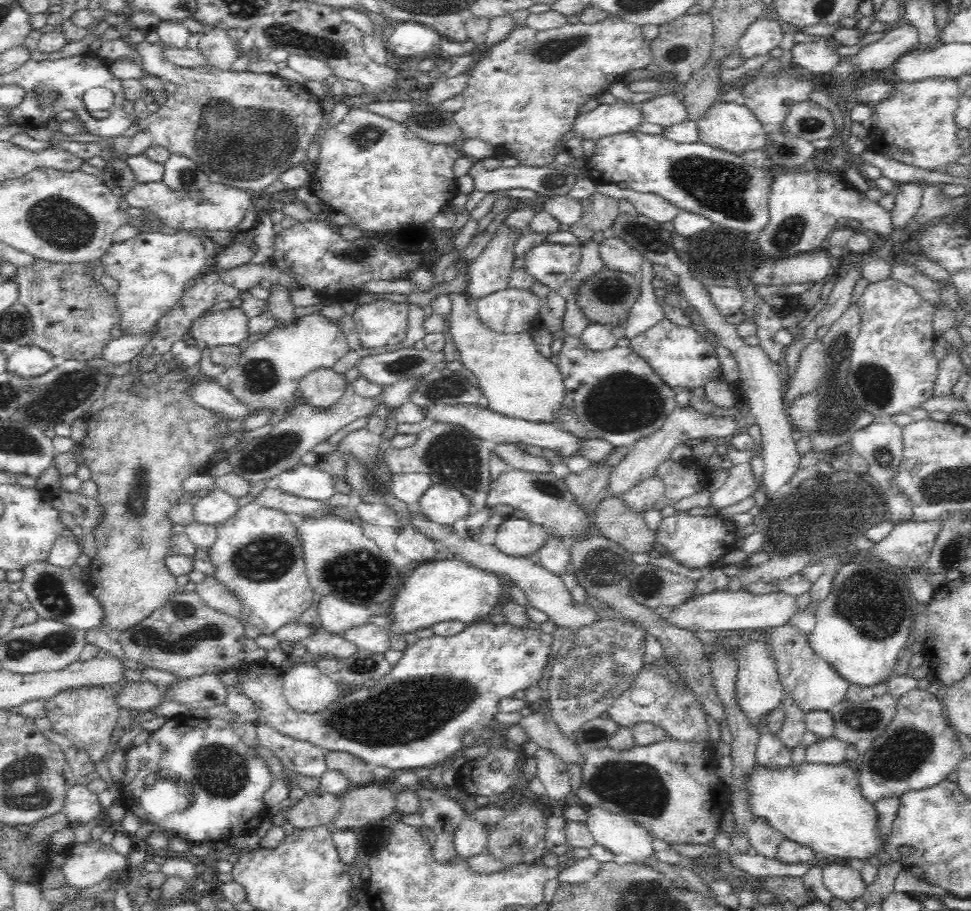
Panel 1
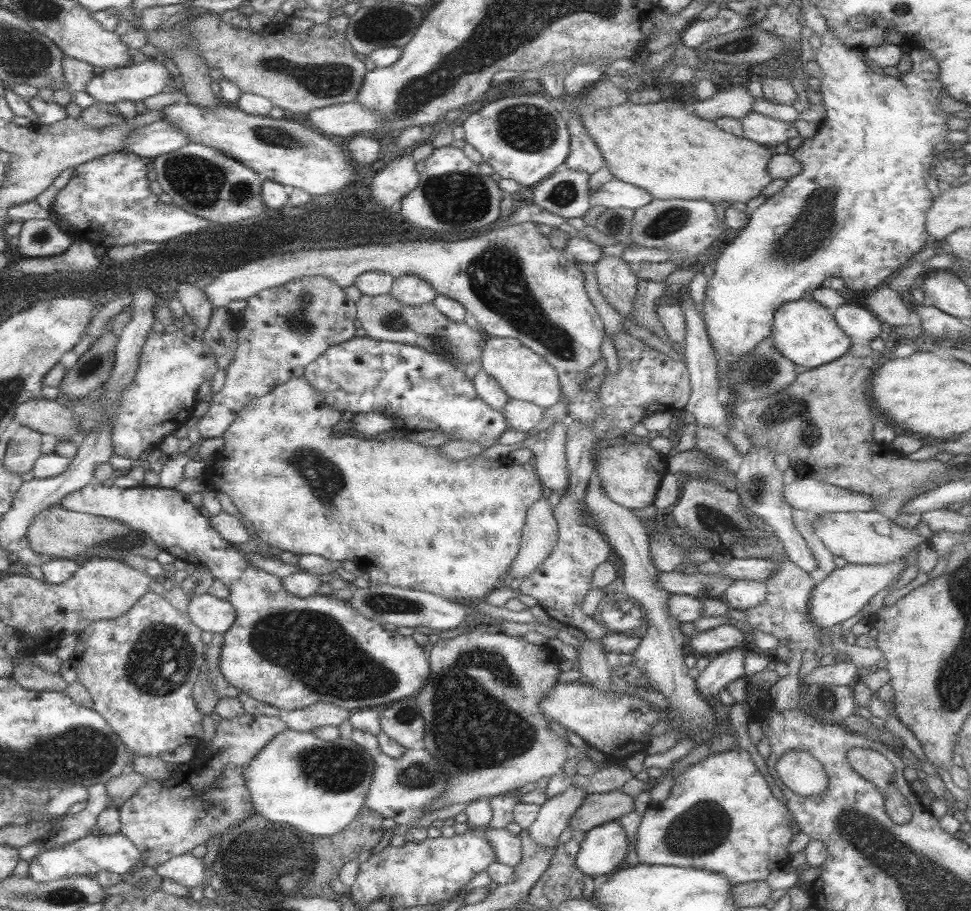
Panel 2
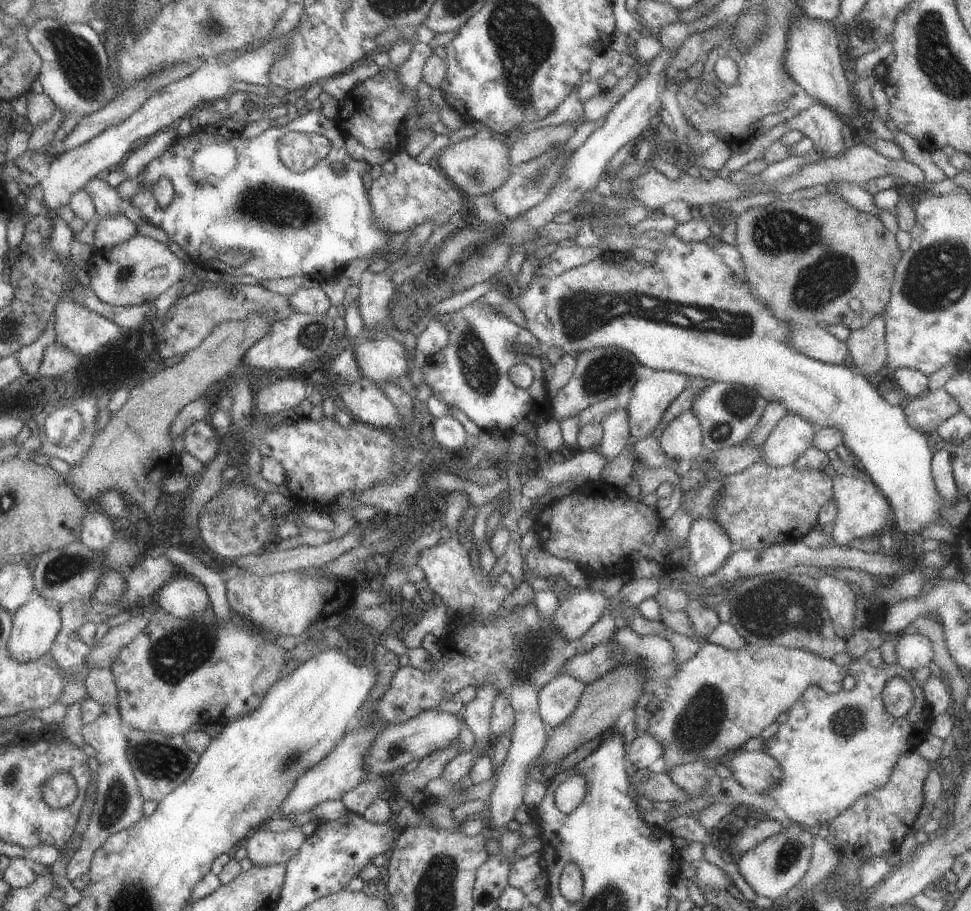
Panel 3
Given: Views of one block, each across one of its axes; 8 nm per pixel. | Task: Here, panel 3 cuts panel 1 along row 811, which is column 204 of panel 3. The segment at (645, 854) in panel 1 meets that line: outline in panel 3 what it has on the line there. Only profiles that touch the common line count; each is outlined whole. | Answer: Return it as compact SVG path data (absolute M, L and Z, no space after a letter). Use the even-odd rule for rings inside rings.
M175 572L155 592L153 598L161 610L183 620L193 614L199 614L209 604L209 598L201 582L195 576L185 574L185 572Z

